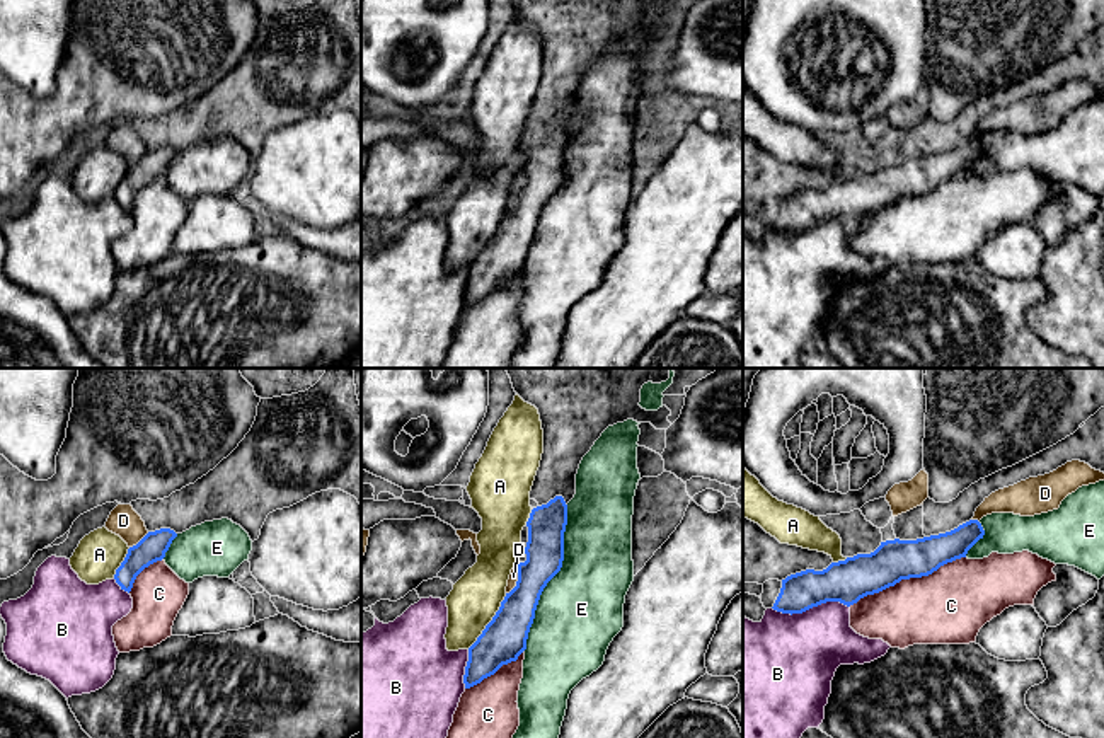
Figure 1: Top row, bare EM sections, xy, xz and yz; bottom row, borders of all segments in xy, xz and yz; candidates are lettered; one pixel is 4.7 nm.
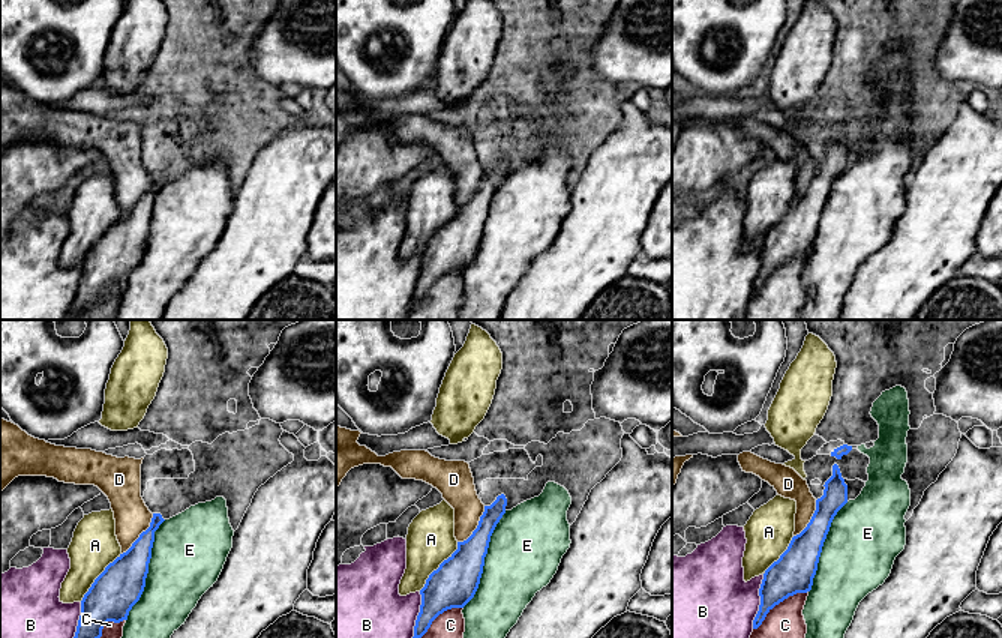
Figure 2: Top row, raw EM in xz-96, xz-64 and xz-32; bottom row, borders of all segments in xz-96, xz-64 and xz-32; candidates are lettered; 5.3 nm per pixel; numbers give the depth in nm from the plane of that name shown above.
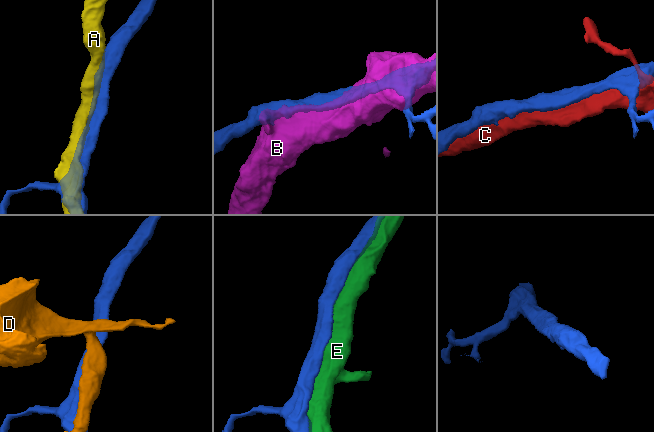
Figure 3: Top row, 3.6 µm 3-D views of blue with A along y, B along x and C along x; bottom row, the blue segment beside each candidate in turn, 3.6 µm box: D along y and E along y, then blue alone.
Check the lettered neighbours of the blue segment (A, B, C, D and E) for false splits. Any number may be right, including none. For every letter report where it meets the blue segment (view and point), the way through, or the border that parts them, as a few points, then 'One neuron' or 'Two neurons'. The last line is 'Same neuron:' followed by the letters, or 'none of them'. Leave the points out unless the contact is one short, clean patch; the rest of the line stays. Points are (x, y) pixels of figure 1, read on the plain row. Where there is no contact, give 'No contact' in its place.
A: Touches blue at xz (491, 239). Two neurons
B: Touches blue at yz (810, 225). Two neurons
C: Touches blue at yz (907, 196). Two neurons
D: Touches blue at xz (518, 198). Two neurons
E: Touches blue at xz (552, 195). One neuron
Same neuron: E

